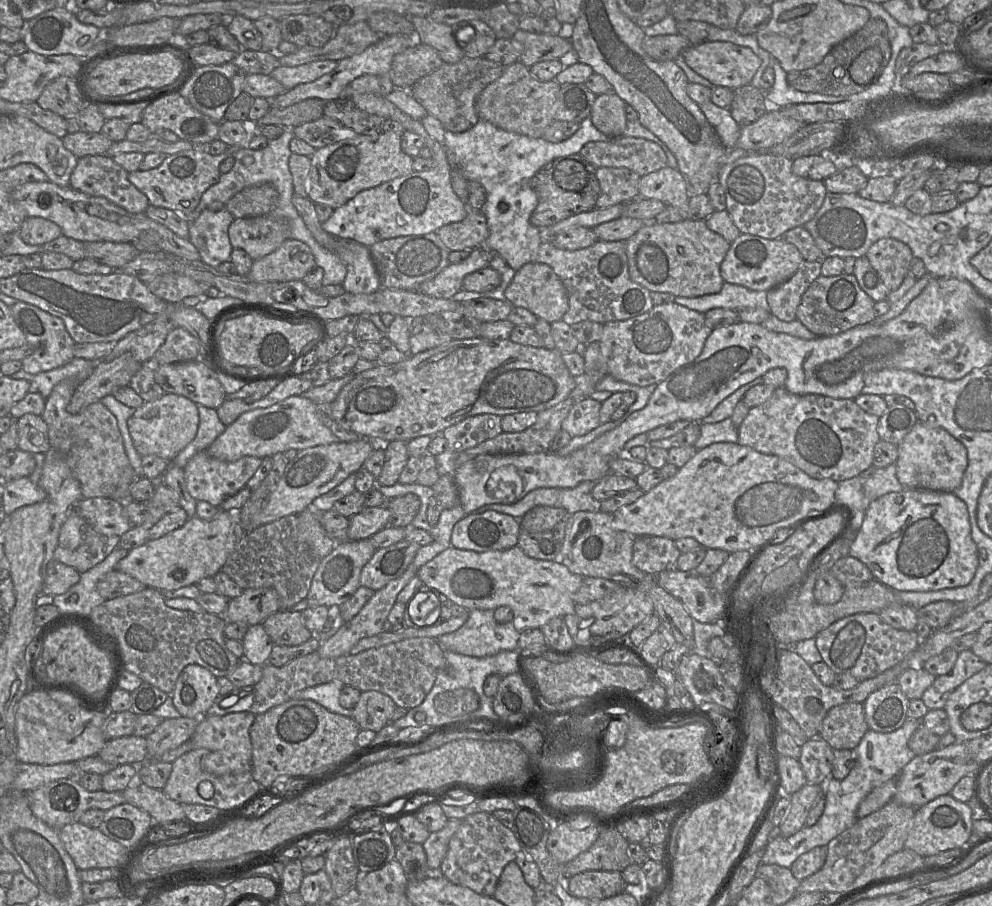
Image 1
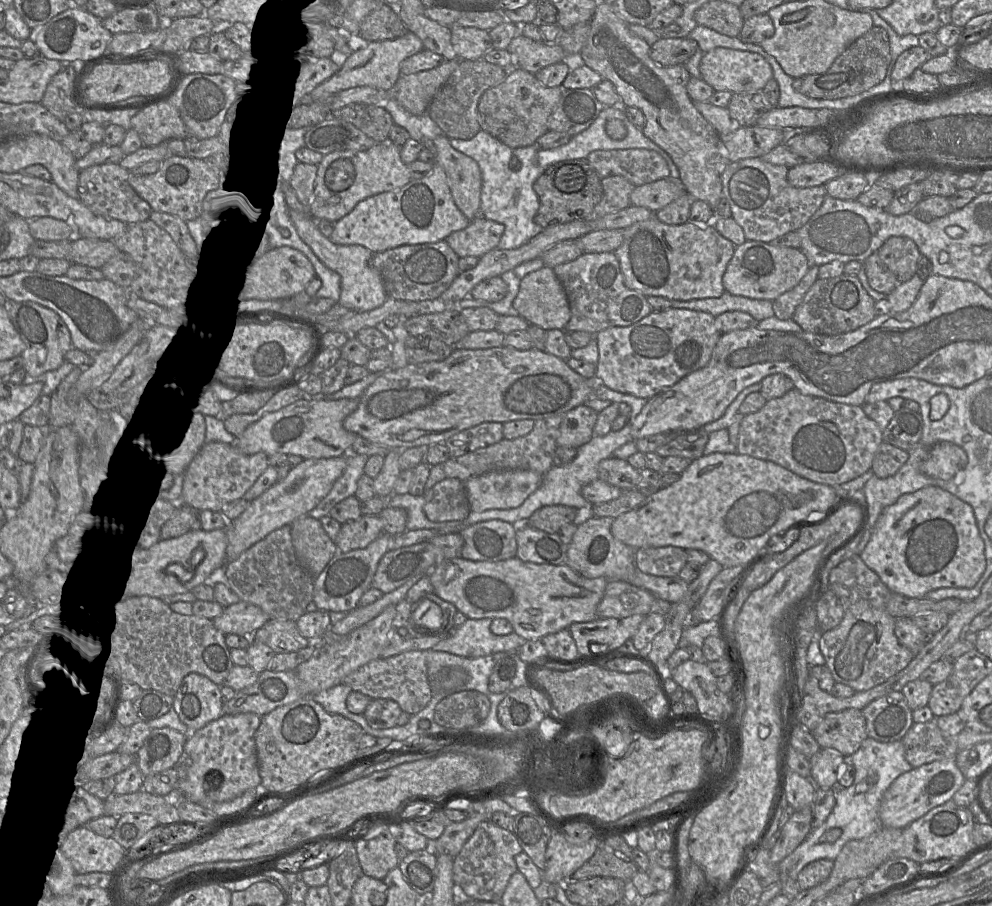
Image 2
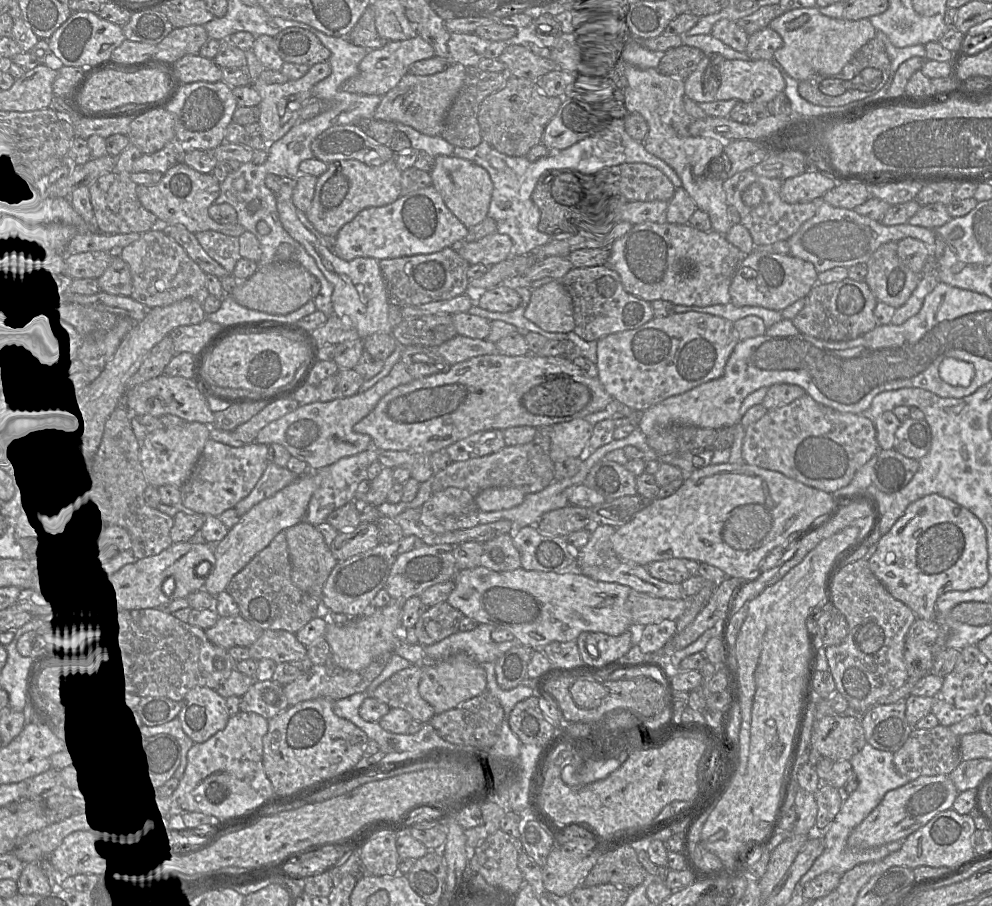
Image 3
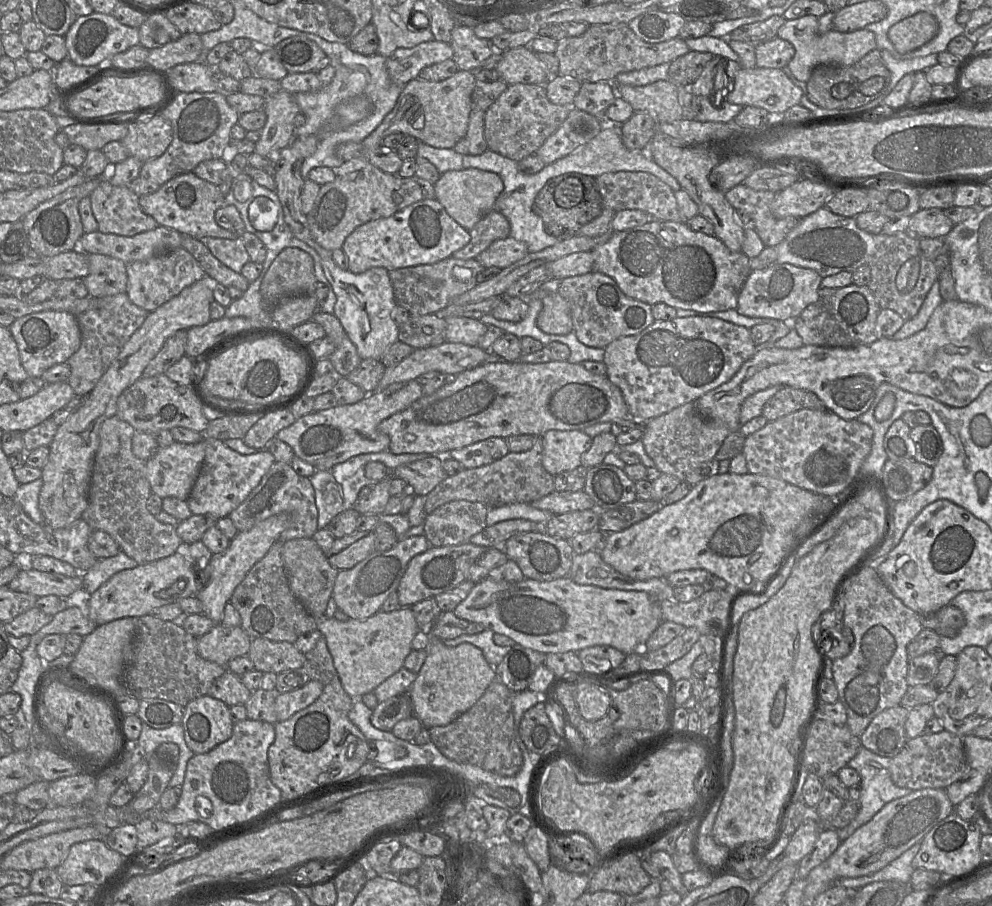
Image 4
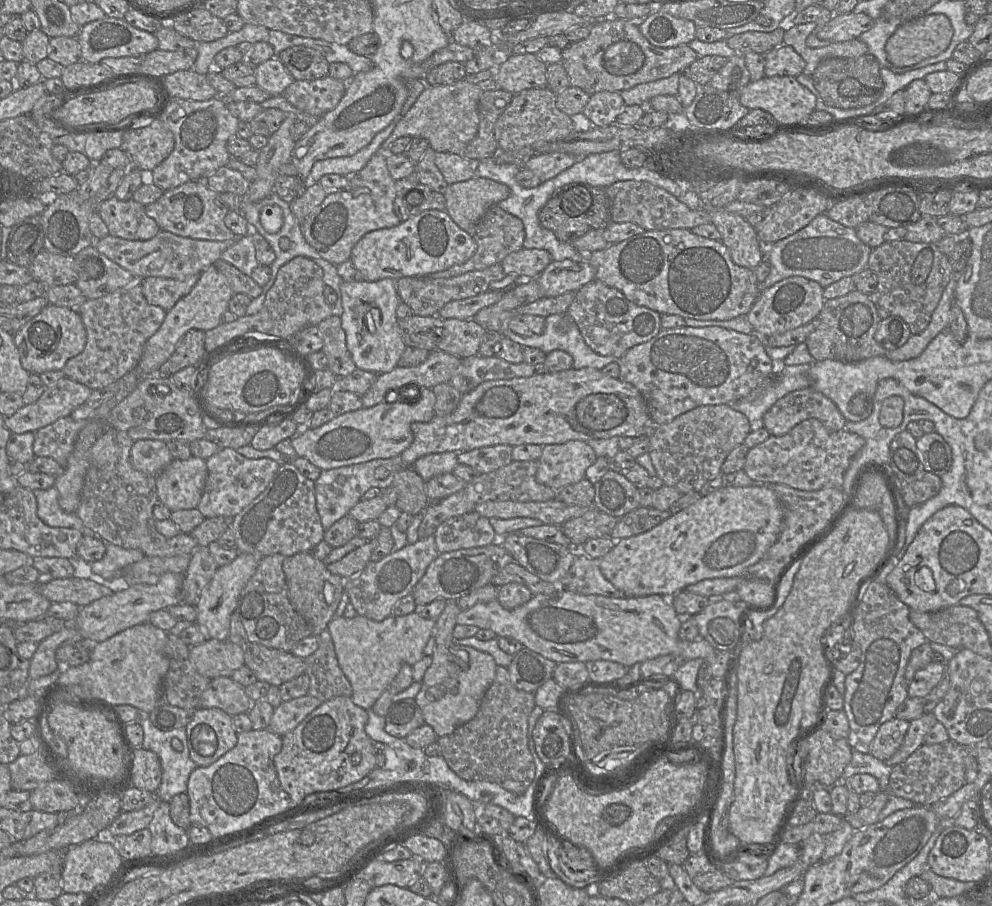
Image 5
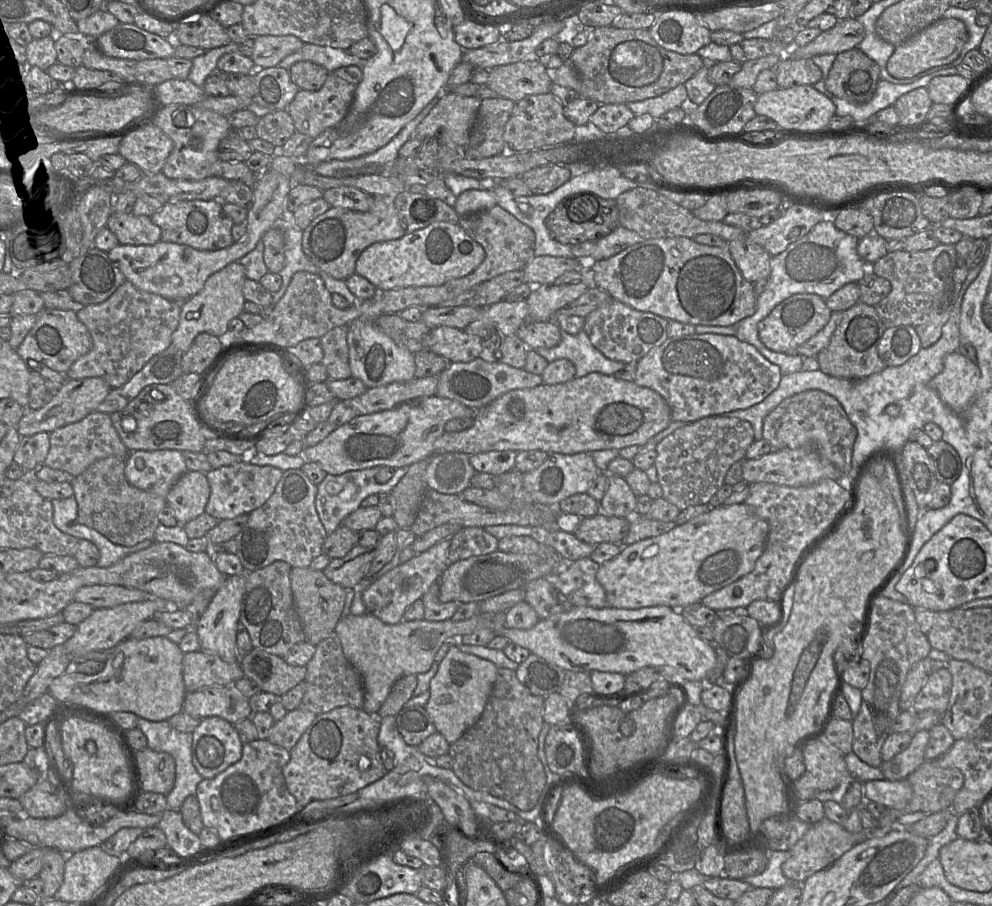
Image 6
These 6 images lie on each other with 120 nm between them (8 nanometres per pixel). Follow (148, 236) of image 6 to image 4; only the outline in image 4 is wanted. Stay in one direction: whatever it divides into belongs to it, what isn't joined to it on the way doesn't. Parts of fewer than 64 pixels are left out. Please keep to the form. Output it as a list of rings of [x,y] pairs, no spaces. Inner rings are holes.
[[[109,173],[89,196],[98,231],[121,236],[134,236],[157,227],[156,220],[145,214],[139,206],[137,196],[128,186],[115,186],[109,181]]]

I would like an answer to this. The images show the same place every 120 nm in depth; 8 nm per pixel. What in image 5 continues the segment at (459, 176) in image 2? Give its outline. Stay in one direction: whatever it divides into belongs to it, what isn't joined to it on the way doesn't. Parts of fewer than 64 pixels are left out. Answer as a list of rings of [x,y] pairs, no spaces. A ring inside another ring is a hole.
[[[484,177],[448,184],[444,197],[446,212],[465,232],[470,232],[486,211],[505,200],[510,189],[499,182]]]

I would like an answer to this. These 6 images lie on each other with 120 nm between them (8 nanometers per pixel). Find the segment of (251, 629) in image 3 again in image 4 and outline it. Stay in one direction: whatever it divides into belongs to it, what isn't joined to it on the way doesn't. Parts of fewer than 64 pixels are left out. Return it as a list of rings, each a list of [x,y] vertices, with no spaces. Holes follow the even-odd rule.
[[[215,624],[209,632],[197,638],[197,652],[205,660],[227,666],[233,658],[248,656],[253,639],[241,626]]]

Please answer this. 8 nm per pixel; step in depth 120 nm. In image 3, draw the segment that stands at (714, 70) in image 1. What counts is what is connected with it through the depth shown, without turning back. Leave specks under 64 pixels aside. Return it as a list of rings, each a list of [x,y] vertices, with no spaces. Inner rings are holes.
[[[726,59],[719,61],[719,89],[717,100],[737,99],[744,102],[767,104],[780,92],[784,92],[785,80],[770,60]]]

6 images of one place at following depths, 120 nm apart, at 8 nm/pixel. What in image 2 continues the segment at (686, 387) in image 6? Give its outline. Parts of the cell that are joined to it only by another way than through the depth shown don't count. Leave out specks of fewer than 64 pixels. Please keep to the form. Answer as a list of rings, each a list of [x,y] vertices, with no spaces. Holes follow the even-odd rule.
[[[673,307],[652,311],[630,326],[610,327],[594,336],[599,352],[596,378],[611,390],[648,400],[705,367],[721,335],[709,313]]]

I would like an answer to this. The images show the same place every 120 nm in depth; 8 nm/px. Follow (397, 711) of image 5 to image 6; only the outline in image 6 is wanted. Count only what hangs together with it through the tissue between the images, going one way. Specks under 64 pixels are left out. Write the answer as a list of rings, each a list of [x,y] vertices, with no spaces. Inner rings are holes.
[[[410,700],[396,716],[396,723],[404,741],[415,747],[437,731],[425,707],[414,705]]]

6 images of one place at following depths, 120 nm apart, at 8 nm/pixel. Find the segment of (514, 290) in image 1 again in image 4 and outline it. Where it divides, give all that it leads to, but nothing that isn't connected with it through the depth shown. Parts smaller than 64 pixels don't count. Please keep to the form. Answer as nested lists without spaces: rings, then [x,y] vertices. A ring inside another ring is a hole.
[[[558,290],[547,293],[541,302],[542,309],[536,319],[540,330],[551,335],[566,335],[573,330],[569,306]]]

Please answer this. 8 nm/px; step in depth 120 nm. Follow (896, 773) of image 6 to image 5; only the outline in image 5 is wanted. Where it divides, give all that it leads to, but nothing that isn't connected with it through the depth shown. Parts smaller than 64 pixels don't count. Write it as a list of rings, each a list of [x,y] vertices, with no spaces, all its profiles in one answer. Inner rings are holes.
[[[923,713],[909,722],[907,733],[898,750],[886,762],[890,767],[905,761],[916,749],[925,743],[925,736],[937,722],[933,713]]]

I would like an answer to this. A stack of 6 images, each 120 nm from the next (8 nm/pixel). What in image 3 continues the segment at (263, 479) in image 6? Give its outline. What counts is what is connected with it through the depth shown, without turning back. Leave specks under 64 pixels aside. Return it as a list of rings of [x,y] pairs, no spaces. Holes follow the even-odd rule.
[[[208,439],[189,478],[179,488],[180,511],[218,517],[247,497],[265,471],[269,460],[267,445],[253,442],[231,447]]]

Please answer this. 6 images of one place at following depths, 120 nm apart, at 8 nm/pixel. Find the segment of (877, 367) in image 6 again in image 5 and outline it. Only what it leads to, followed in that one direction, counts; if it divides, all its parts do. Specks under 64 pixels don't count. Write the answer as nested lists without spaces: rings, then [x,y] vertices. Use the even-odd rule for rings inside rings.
[[[857,289],[844,296],[824,300],[823,307],[816,319],[818,326],[805,341],[815,362],[823,360],[858,362],[884,356],[887,353],[875,339],[875,333],[881,321],[876,306],[869,295]]]

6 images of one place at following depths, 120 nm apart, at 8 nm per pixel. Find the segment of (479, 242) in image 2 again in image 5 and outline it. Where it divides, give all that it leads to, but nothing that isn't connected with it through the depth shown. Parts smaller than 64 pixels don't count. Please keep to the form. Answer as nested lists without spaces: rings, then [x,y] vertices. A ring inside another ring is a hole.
[[[527,249],[509,254],[501,267],[506,275],[517,275],[520,280],[537,279],[553,261],[551,254],[543,249]]]

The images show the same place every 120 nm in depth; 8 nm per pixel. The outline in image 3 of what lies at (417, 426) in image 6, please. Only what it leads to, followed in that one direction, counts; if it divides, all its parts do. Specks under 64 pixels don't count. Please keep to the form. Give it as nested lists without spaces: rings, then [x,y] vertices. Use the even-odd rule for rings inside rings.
[[[399,360],[390,373],[364,393],[357,393],[351,397],[338,398],[329,402],[316,402],[299,405],[293,412],[270,422],[257,434],[255,442],[260,444],[278,443],[287,451],[311,468],[310,473],[329,466],[339,459],[352,456],[367,450],[373,443],[367,434],[357,433],[354,425],[367,416],[378,401],[397,386],[407,384],[414,378],[405,364]]]

